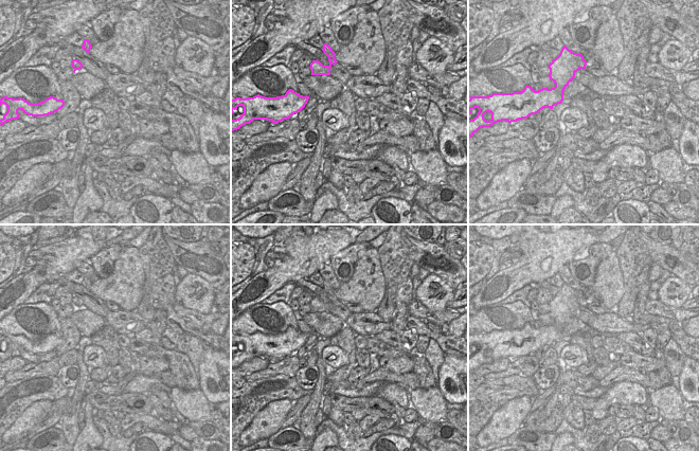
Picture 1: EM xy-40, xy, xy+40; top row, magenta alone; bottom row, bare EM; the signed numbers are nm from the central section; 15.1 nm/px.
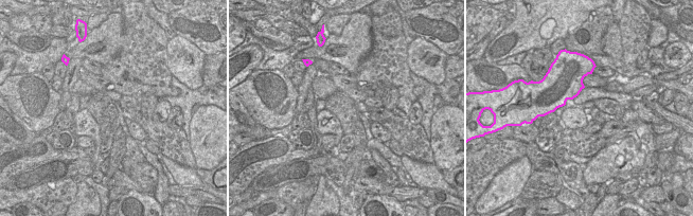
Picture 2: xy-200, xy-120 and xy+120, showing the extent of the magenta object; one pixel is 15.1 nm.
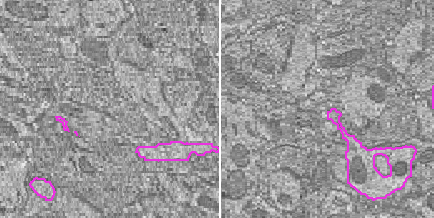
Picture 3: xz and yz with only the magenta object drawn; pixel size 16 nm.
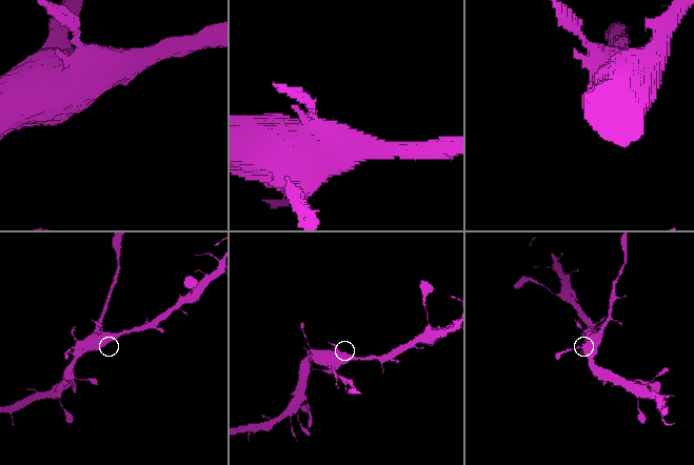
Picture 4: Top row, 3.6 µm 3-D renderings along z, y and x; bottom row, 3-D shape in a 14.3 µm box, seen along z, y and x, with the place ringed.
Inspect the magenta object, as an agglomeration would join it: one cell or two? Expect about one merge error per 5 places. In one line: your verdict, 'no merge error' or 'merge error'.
no merge error

